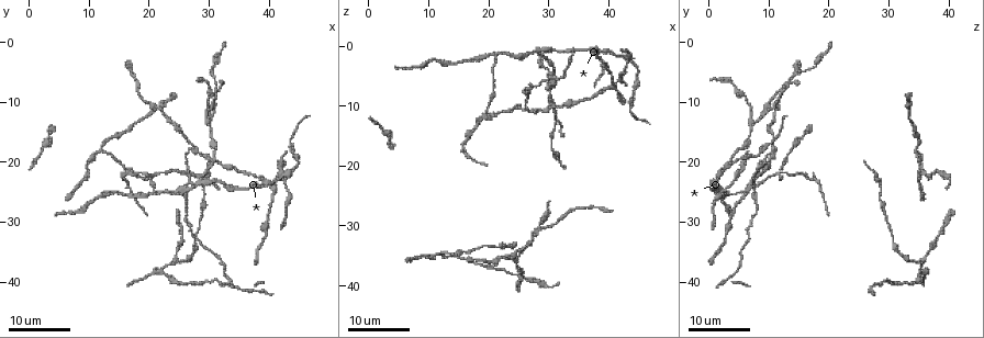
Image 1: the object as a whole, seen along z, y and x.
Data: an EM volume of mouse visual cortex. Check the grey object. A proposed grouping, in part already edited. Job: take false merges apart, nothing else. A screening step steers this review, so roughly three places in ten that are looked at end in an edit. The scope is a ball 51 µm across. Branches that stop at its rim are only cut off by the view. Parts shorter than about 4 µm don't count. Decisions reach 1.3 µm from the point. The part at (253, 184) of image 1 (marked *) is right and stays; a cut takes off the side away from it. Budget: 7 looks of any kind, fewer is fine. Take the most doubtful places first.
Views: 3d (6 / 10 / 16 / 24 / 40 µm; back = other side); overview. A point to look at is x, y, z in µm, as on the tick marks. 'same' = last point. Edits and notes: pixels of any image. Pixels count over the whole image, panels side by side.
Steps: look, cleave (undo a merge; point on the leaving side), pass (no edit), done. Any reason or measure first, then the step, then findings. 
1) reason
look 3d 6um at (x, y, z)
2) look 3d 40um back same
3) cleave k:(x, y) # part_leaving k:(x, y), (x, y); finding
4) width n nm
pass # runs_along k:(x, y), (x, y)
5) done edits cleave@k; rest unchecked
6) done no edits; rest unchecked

arms run side by side
look 3d 16um at (31.0, 8.0, 12.0)

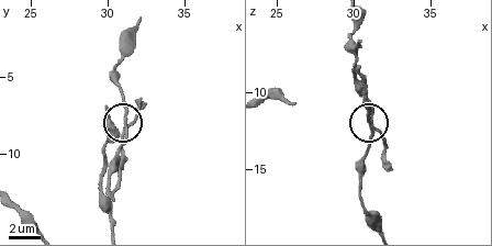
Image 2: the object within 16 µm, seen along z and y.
closer look
look 3d 6um same

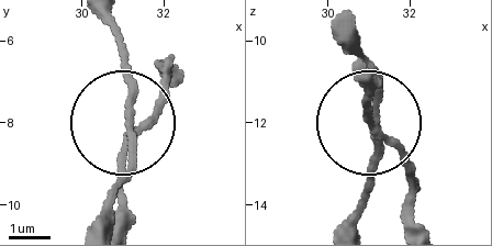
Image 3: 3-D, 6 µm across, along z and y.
look 3d 6um back same

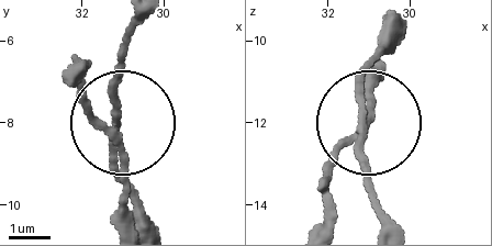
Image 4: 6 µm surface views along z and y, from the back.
width 180 nm
pass # one neuron here

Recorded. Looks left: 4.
look 3d 24um at (28.5, 22.5, 1.5)

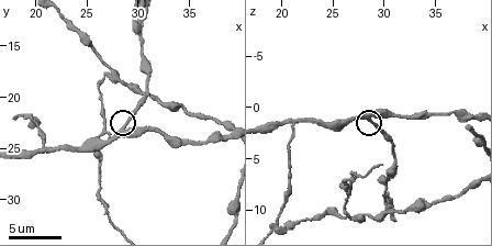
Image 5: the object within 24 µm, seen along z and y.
look 3d 6um at (28.6, 22.8, 1.2)

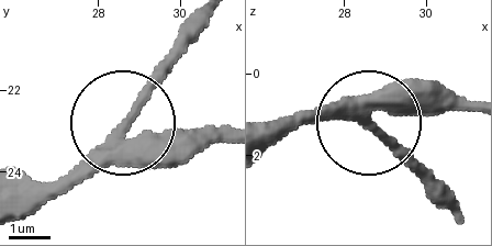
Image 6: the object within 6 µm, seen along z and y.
width 290 nm
pass # runs_along 6:(220, 143), (146, 143), (125, 122), (205, 31); all the same neuron

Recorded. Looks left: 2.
three arms meet
look 3d 16um at (27.5, 17.5, 10.5)

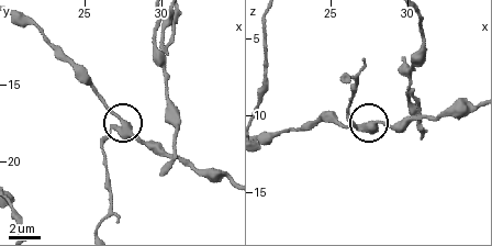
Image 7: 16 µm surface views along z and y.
look 3d 10um same

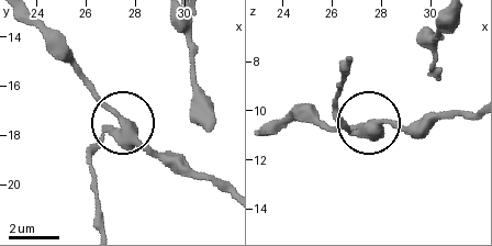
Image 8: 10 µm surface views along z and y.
arms 3
cleave 8:(90, 154) # two neurons meet here

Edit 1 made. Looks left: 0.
done edits cleave@8; rest unchecked

